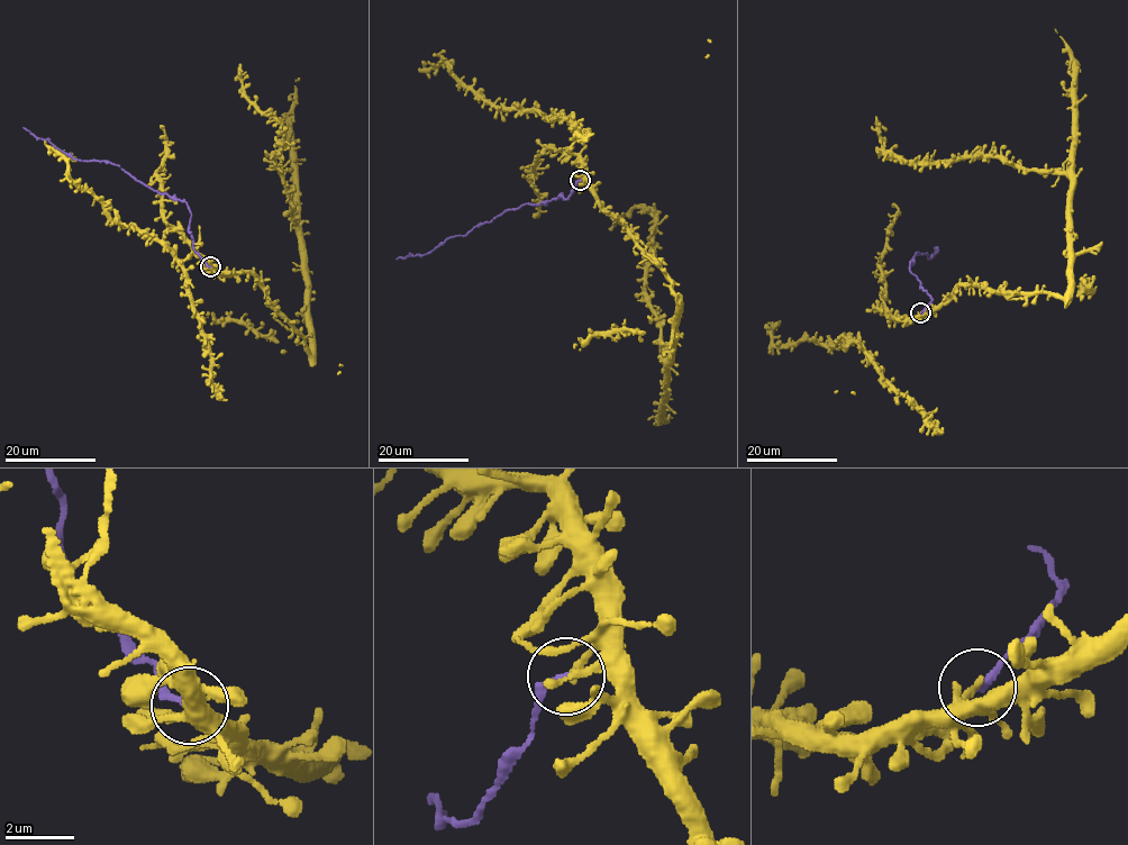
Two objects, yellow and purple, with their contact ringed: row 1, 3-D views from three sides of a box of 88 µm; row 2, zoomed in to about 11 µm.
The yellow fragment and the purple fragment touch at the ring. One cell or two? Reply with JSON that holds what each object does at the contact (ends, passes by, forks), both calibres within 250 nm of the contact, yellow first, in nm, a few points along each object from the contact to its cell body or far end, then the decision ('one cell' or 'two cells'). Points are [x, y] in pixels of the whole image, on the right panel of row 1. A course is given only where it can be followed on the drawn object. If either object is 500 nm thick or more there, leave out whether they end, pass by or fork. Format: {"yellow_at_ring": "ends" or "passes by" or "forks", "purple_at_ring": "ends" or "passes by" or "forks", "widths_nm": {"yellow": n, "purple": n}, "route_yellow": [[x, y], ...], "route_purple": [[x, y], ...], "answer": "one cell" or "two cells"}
{"yellow_at_ring": "ends", "purple_at_ring": "ends", "widths_nm": {"yellow": 200, "purple": 170}, "route_yellow": [[920, 312], [939, 308], [966, 284], [1064, 297], [1071, 179], [998, 157], [900, 160], [880, 153], [875, 116]], "route_purple": [[920, 312], [933, 299], [909, 271], [910, 263], [917, 252], [927, 254], [929, 260], [937, 253], [935, 247]], "answer": "two cells"}

